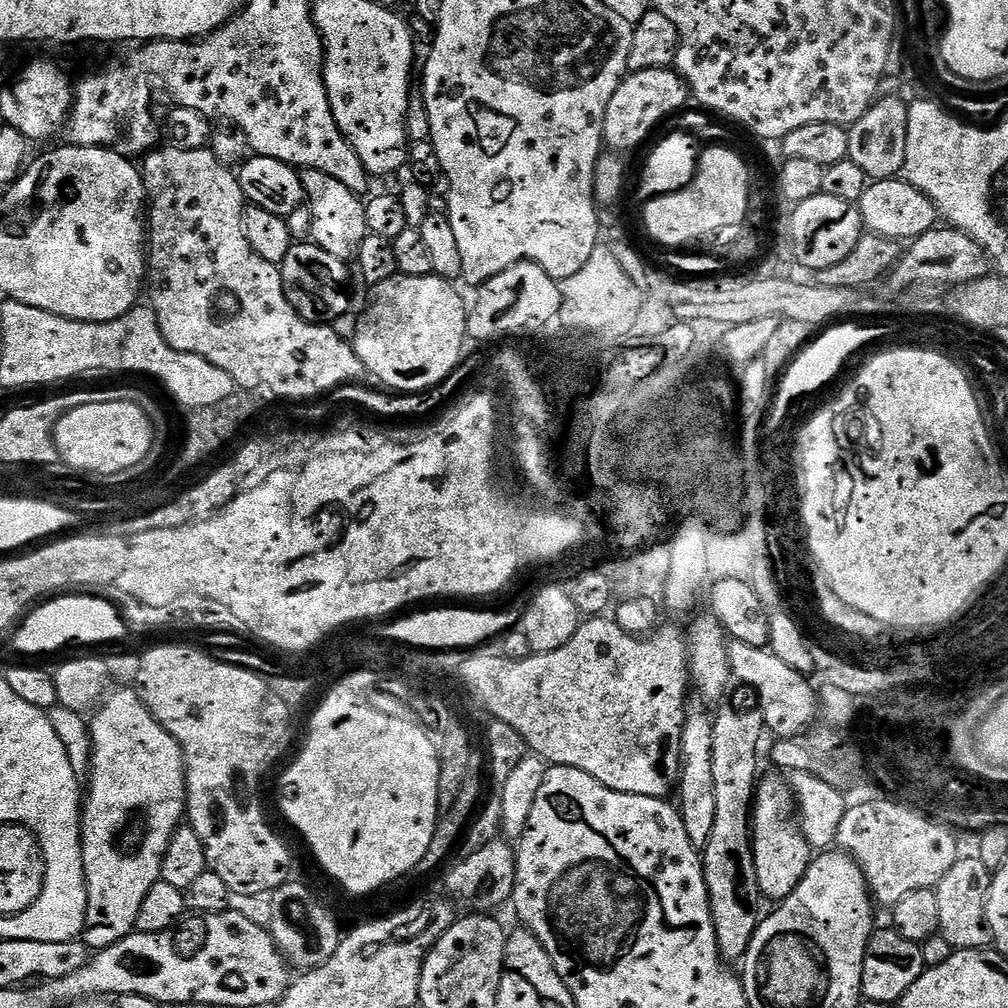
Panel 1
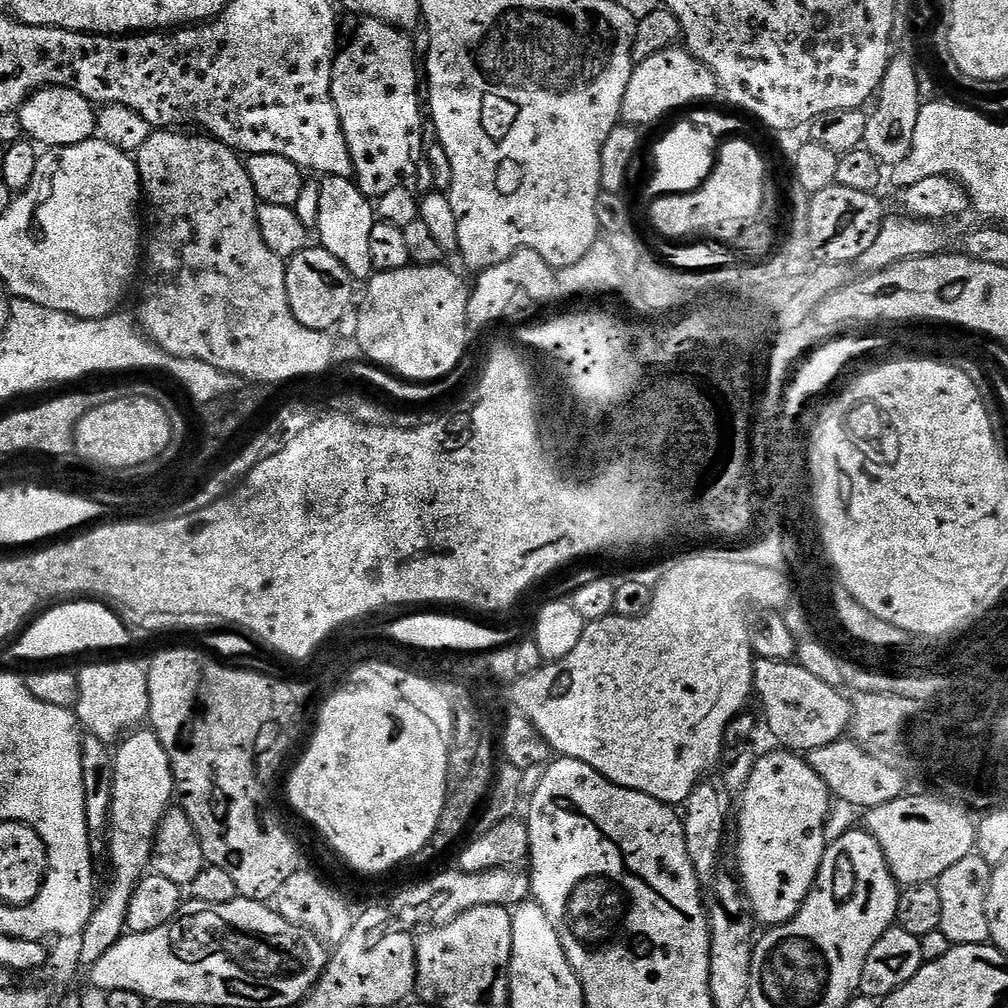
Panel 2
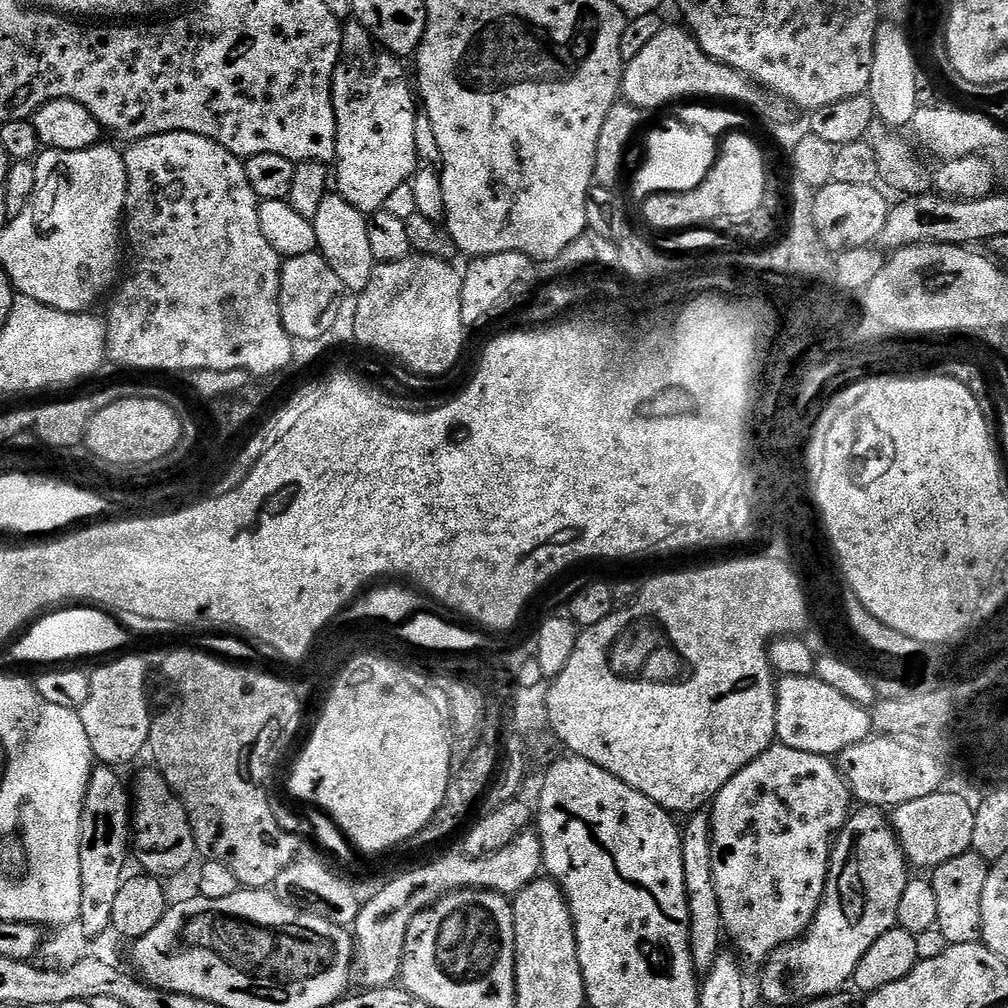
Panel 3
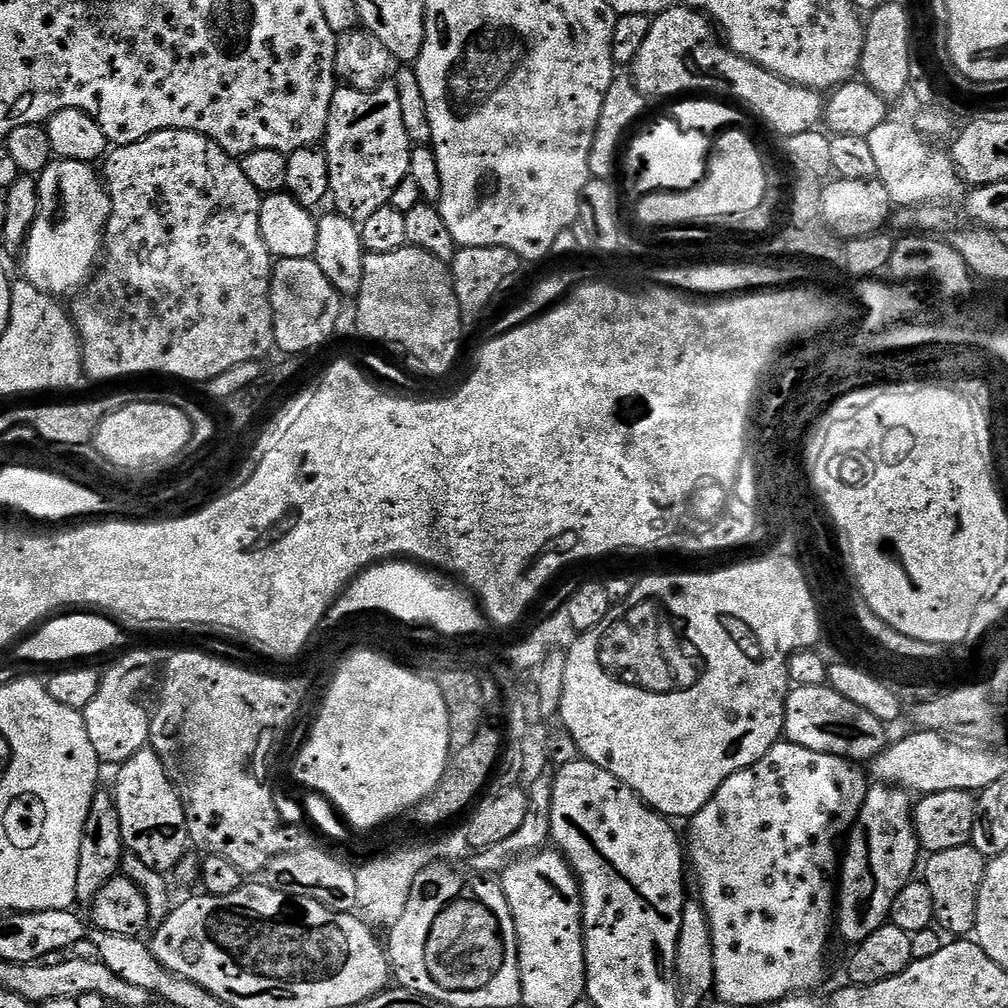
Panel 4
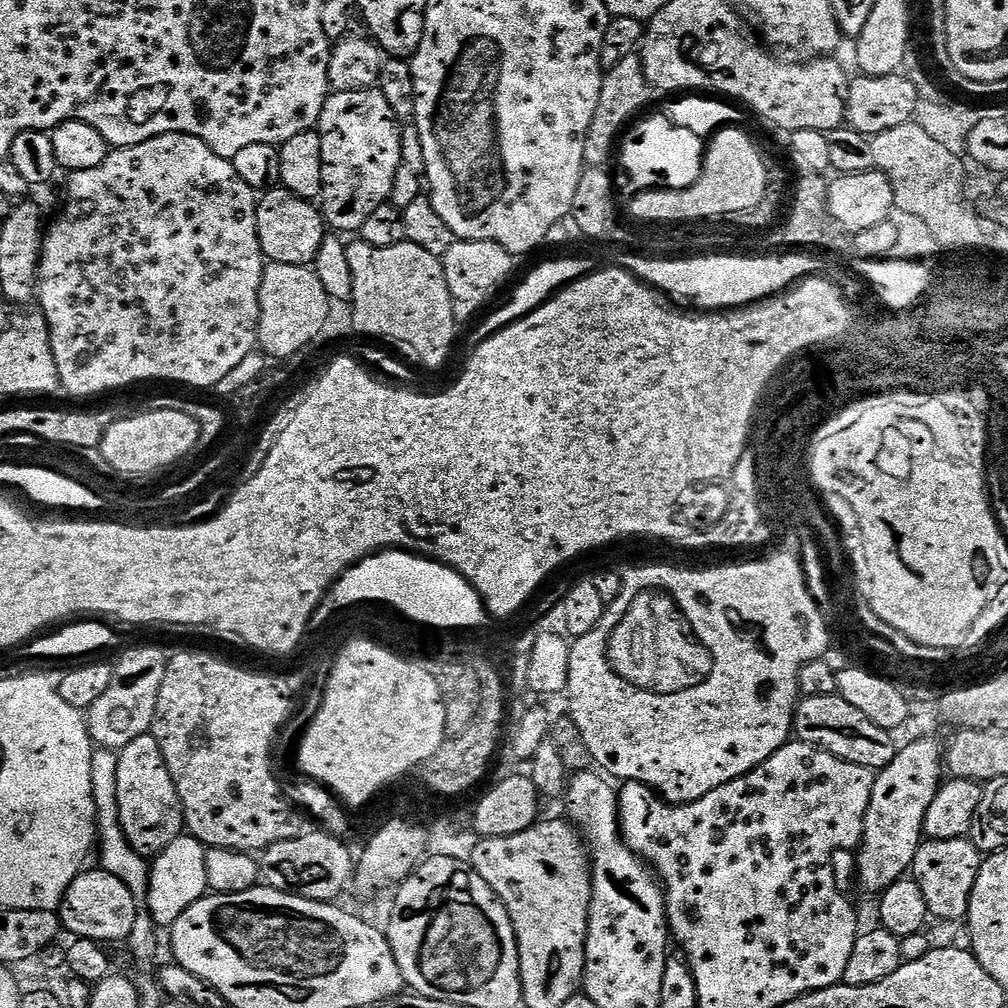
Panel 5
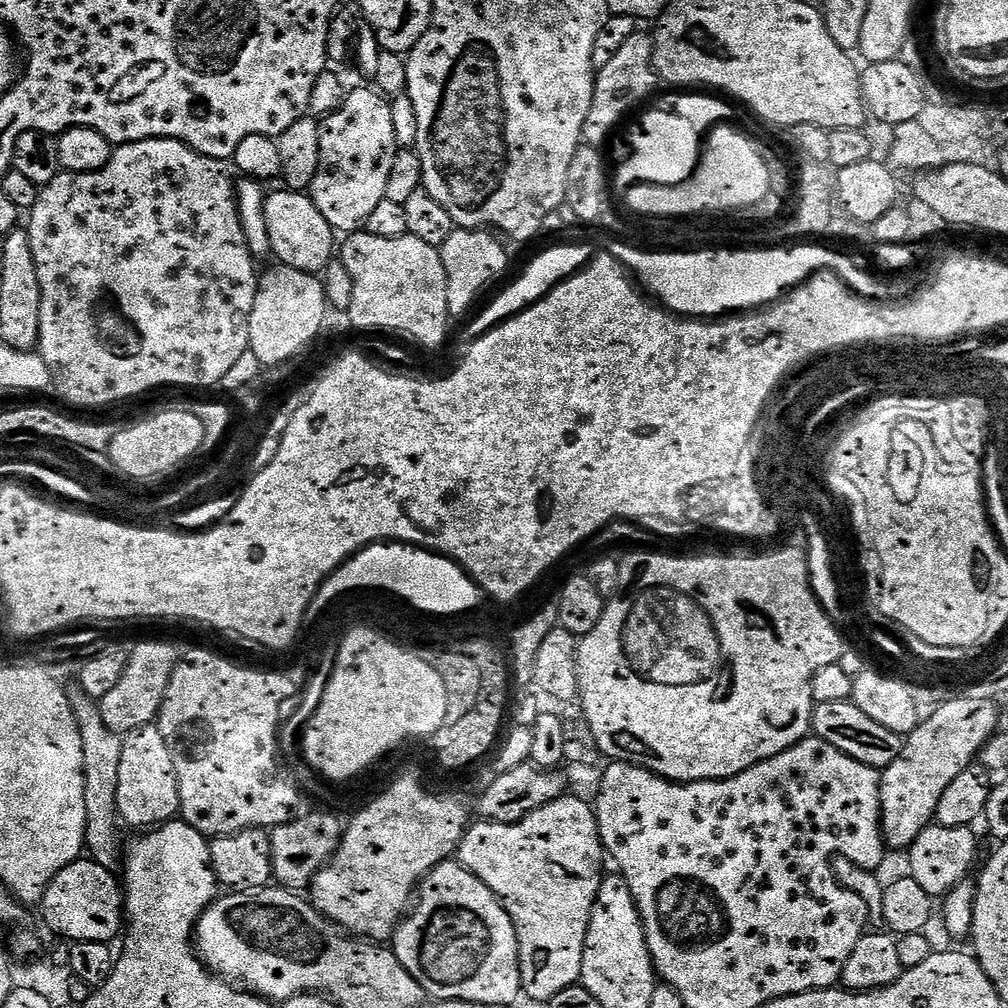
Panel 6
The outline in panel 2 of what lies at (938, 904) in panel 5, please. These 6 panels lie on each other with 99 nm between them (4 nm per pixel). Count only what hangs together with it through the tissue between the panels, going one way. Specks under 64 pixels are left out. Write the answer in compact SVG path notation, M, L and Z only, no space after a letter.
M979 854L962 858L962 862L954 862L946 874L935 881L938 895L942 898L942 922L940 932L953 945L978 946L991 941L990 922L986 914L988 891L992 881L993 865L987 864Z

